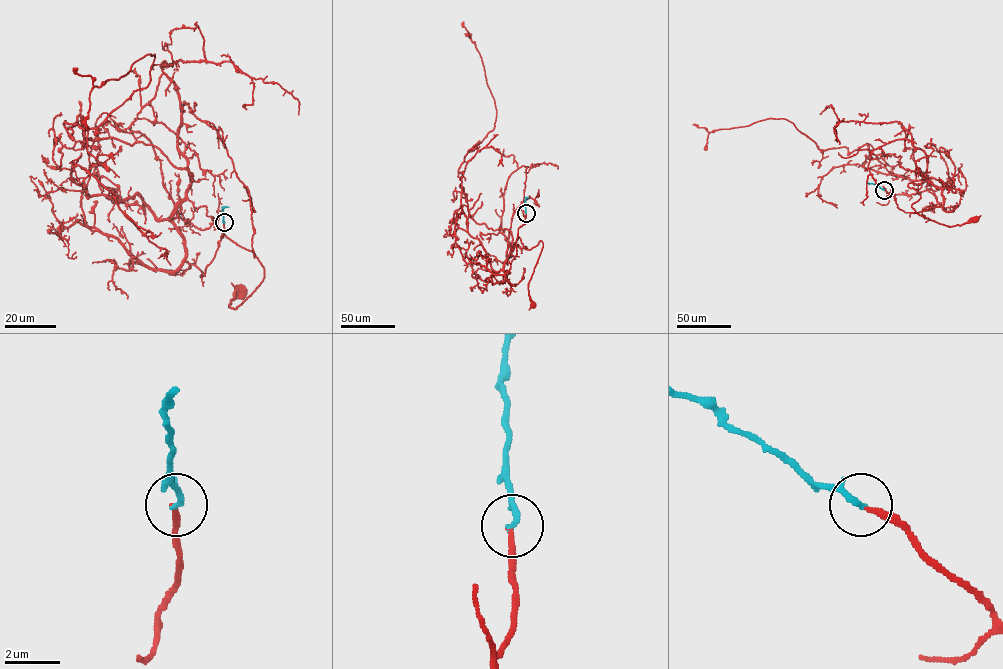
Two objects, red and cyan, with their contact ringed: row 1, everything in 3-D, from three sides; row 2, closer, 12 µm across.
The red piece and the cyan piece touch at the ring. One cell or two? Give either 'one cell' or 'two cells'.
one cell

